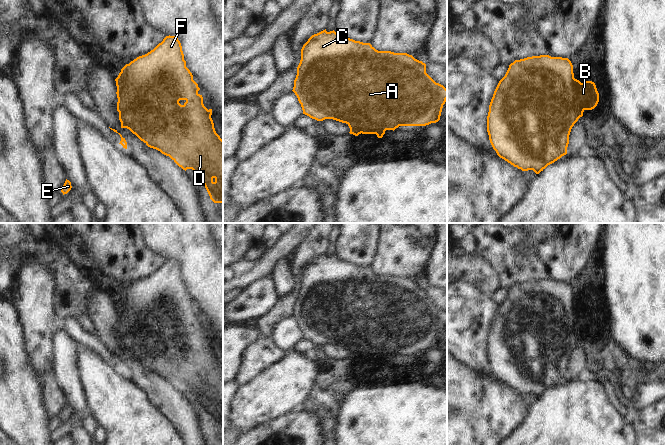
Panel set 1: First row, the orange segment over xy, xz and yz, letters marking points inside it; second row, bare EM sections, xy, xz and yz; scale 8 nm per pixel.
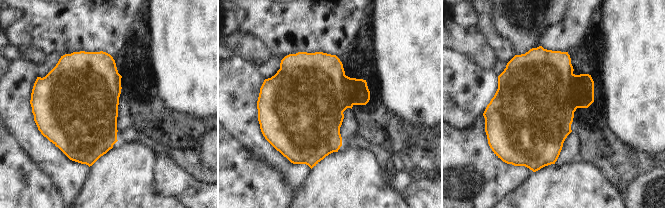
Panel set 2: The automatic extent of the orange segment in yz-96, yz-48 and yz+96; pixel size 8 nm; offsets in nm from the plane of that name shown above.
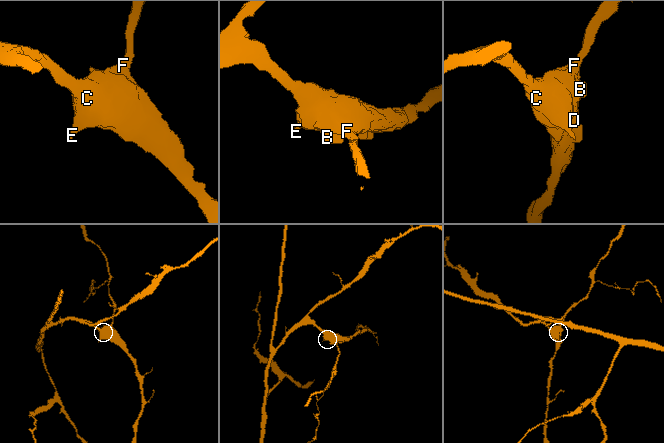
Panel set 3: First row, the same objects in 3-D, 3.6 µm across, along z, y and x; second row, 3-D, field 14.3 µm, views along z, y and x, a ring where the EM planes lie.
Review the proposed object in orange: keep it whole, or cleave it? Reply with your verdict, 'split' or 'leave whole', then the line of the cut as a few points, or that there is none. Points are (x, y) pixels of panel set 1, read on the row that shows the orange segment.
leave whole; cut none

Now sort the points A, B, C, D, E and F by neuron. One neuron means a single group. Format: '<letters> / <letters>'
A B C D E F

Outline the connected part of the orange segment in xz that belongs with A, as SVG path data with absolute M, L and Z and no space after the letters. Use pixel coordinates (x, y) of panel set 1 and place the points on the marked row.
M326 29L312 35L301 49L301 60L292 90L303 114L317 121L333 119L346 123L350 134L376 134L382 138L386 130L399 126L426 126L440 120L447 89L427 73L426 64L407 53L378 51L370 43L355 41Z

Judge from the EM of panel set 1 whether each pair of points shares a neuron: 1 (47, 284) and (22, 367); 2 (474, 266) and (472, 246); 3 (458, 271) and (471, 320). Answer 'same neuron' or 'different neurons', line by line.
1: different neurons
2: different neurons
3: different neurons

